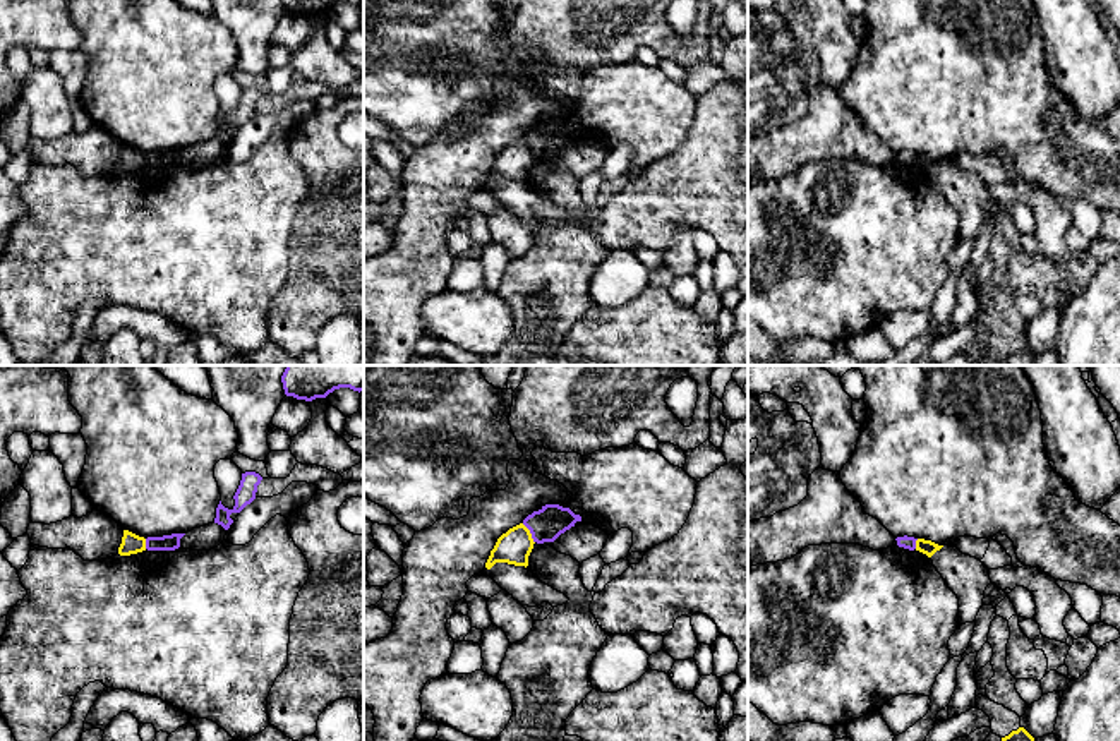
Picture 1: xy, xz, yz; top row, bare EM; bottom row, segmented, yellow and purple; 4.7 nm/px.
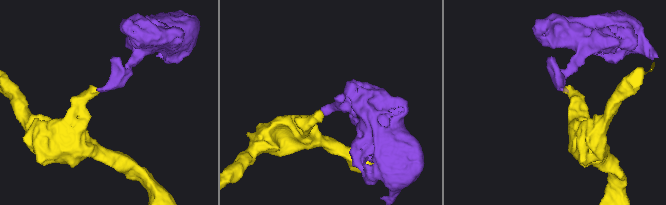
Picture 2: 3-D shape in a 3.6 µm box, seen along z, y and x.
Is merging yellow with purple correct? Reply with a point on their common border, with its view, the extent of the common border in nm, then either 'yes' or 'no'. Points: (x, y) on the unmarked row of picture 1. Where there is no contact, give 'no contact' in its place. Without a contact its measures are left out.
contact xz (530, 150); length 110 nm; no

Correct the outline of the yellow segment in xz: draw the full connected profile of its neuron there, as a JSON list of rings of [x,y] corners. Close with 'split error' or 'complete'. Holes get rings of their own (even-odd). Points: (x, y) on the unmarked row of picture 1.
[[[520,139],[497,154],[485,184],[491,185],[496,178],[508,178],[527,184],[533,160],[535,158],[530,146]]] | complete

